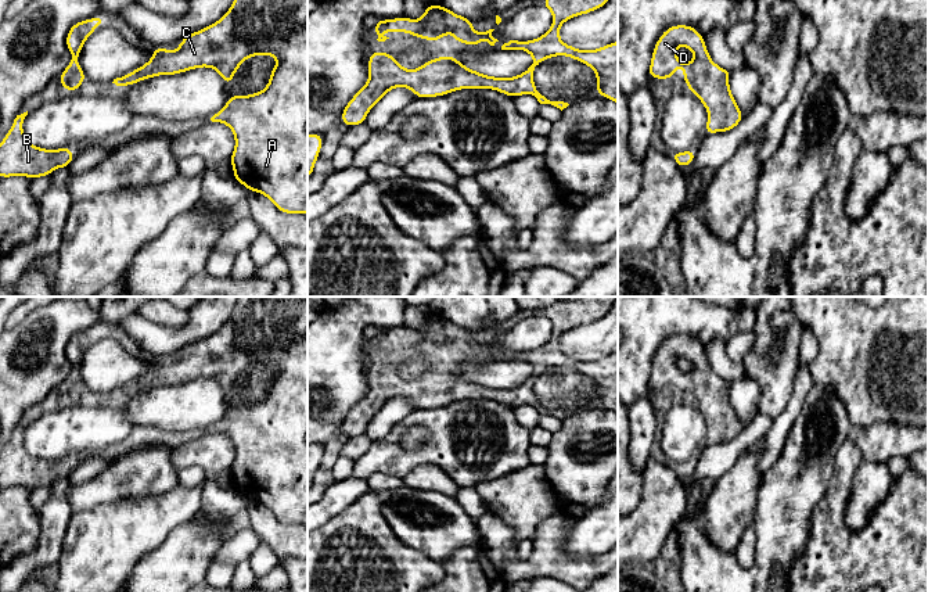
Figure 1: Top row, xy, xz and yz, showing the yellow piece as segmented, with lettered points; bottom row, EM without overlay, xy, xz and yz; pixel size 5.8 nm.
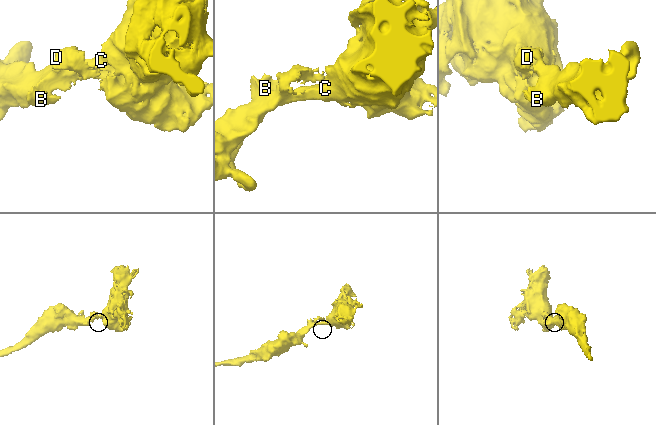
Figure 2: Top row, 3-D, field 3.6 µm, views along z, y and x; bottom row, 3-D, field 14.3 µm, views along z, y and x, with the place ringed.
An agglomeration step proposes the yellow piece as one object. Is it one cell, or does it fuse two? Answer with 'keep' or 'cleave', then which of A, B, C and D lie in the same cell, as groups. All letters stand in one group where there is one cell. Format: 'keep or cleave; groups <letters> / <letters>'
keep; groups A B C D

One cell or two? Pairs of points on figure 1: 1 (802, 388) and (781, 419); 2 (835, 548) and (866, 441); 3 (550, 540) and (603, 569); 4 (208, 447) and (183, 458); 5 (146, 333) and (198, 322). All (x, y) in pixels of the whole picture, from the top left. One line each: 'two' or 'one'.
1: one
2: two
3: one
4: one
5: one

